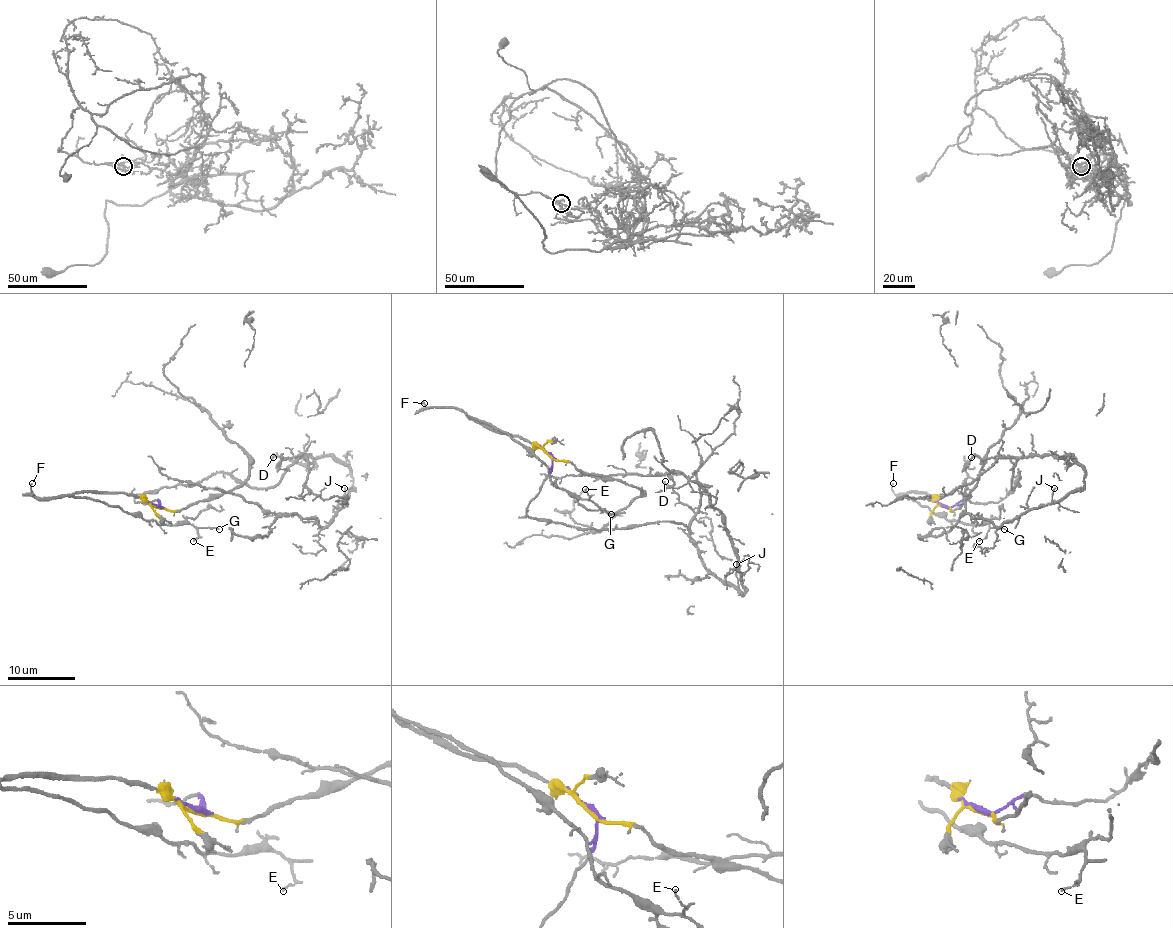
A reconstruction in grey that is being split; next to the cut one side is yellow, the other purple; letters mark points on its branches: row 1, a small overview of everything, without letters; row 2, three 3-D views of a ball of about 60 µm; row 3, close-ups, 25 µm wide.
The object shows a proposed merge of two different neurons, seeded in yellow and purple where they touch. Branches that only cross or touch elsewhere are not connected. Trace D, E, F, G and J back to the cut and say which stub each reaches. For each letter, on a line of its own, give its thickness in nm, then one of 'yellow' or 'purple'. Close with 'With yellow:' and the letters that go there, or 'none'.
D: 130 nm | purple
E: 80 nm | yellow
F: 150 nm | yellow
G: 130 nm | yellow
J: 150 nm | purple
With yellow: E, F, G

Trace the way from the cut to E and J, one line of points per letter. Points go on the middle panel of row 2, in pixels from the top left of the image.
E: (548, 454), (518, 437), (492, 432), (465, 413), (523, 444), (548, 469), (555, 484), (588, 499), (585, 489)
J: (548, 454), (551, 469), (529, 502), (529, 516), (609, 529), (681, 523), (703, 565), (743, 595), (737, 565)

